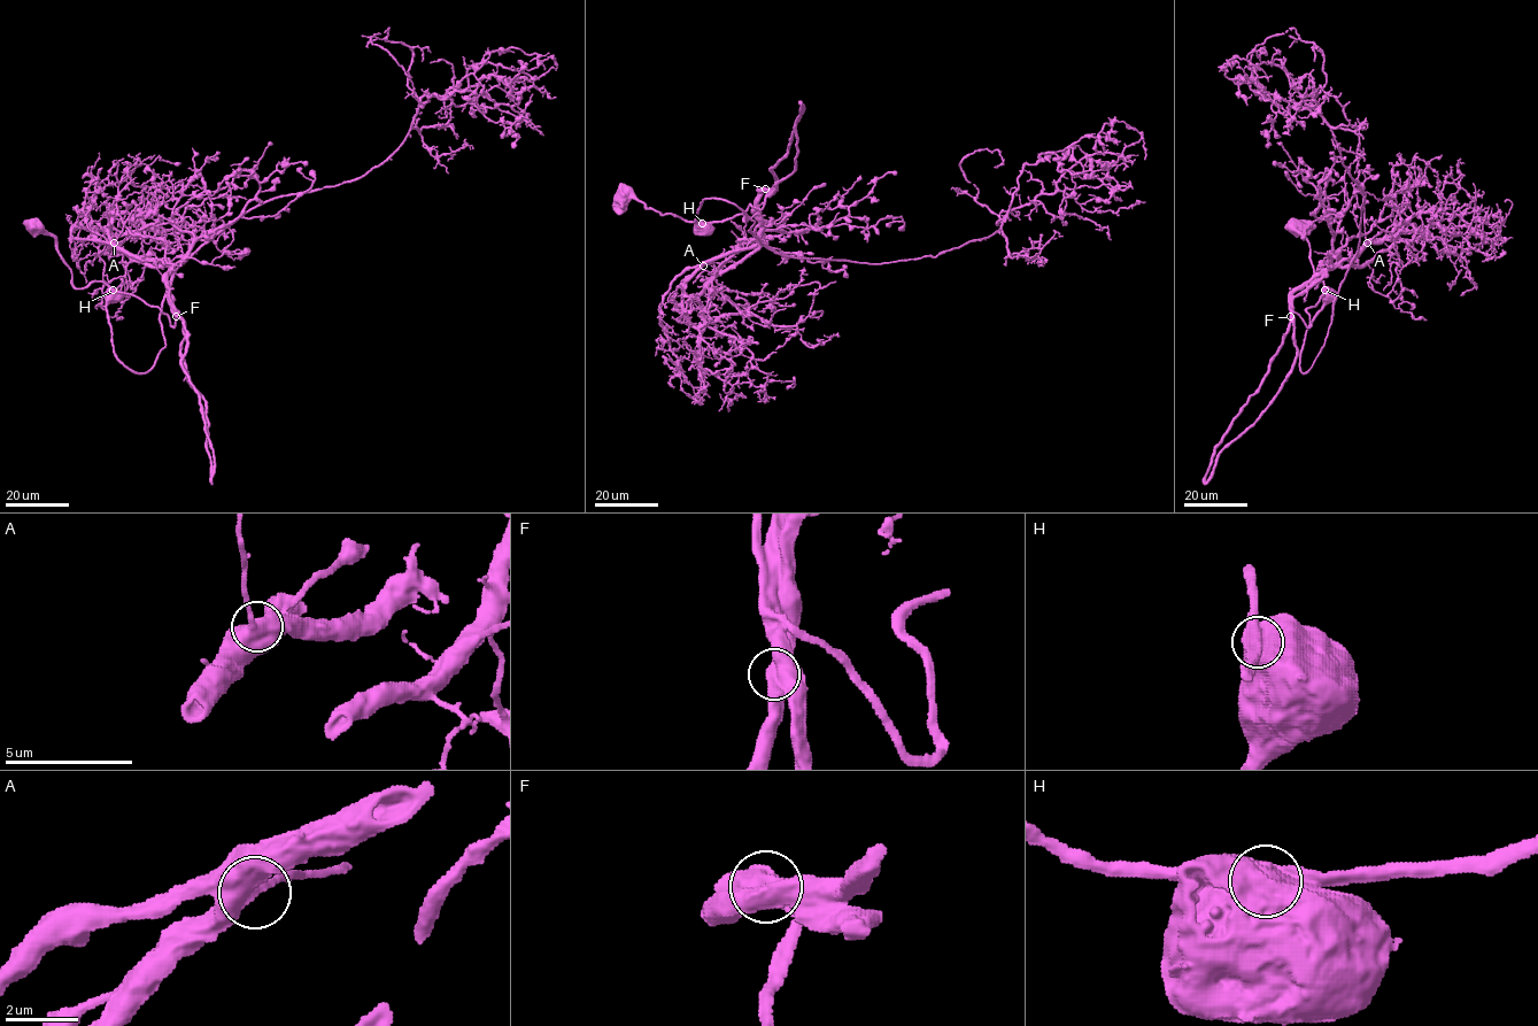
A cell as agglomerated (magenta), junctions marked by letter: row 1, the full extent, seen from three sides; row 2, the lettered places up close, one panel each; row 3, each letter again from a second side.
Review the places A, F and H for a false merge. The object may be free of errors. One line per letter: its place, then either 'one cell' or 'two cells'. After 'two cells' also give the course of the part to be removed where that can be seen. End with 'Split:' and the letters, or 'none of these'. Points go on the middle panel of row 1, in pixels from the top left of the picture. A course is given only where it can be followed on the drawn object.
A: place (703, 265); one cell
F: place (765, 188); one cell
H: place (702, 223); two cells; course (703, 223), (721, 199), (785, 256), (936, 256), (999, 229), (1026, 163), (1105, 123), (1134, 128), (1144, 159)
Split: H

